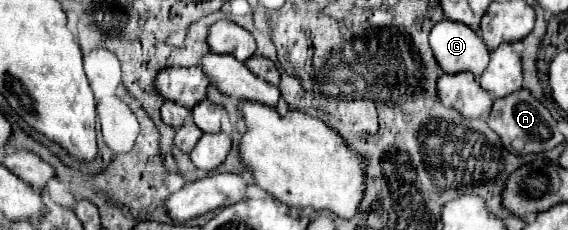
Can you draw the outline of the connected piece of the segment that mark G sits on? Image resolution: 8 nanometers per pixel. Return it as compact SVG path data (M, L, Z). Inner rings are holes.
M448 18L440 20L430 32L430 46L434 50L438 64L446 74L468 70L478 78L482 76L482 72L488 68L488 62L490 62L490 48L484 44L484 38L478 32L474 32L470 26L456 20L448 20Z

